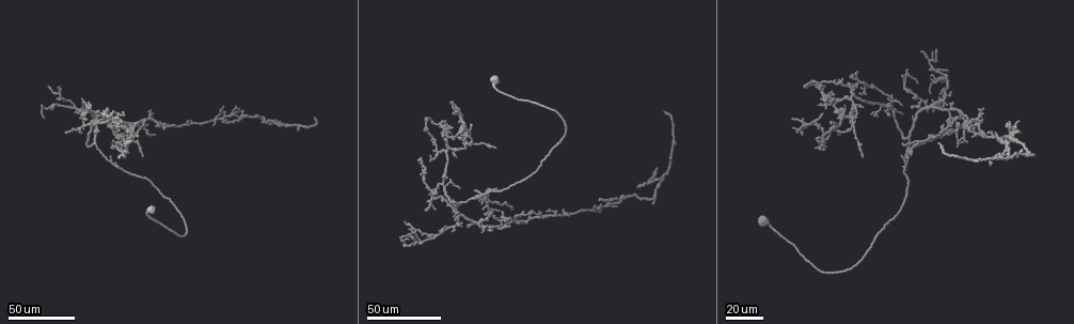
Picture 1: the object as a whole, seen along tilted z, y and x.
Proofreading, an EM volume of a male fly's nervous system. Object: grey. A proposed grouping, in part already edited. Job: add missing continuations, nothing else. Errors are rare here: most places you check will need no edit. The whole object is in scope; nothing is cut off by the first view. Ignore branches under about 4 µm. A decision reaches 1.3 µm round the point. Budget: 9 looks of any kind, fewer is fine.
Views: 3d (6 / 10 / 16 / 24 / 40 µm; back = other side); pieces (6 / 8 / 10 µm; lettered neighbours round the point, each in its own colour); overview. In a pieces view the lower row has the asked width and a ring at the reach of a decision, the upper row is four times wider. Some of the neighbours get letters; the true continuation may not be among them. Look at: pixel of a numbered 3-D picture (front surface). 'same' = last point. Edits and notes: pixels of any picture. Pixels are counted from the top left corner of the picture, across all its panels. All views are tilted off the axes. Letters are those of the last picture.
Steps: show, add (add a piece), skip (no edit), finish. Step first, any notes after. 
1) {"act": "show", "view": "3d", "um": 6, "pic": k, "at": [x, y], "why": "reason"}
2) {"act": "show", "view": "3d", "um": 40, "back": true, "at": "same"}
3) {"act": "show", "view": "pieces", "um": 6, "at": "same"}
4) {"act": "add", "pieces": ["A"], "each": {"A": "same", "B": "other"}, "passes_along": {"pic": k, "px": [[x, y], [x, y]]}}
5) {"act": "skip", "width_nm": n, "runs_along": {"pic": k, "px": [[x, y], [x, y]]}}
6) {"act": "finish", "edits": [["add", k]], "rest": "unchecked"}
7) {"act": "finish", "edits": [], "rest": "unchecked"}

{"act": "show", "view": "3d", "um": 24, "pic": 1, "at": [658, 167], "why": "free end"}

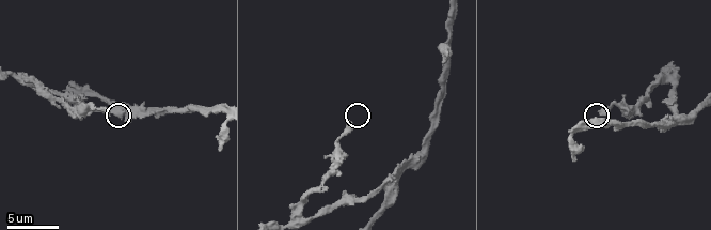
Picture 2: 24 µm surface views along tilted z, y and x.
{"act": "show", "view": "pieces", "um": 8, "pic": 2, "at": [602, 115]}

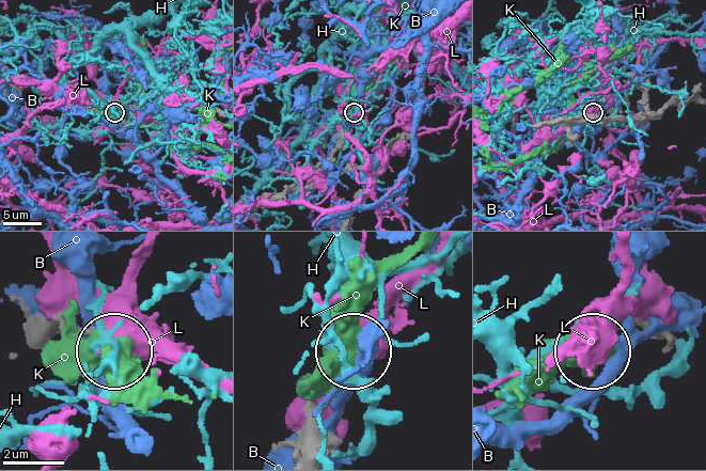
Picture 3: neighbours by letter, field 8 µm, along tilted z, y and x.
{"act": "skip", "width_nm": 270, "each": {"B": "other", "H": "other", "K": "other", "L": "other"}, "found": "none of them fits"}

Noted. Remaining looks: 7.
{"act": "show", "view": "3d", "um": 24, "pic": 1, "at": [223, 107], "why": "tapers out"}

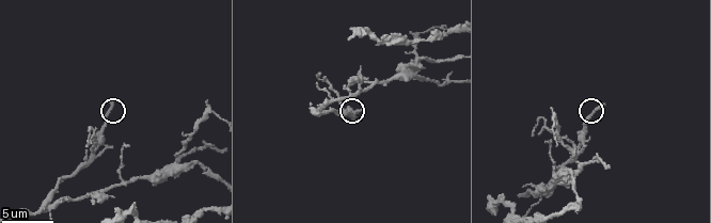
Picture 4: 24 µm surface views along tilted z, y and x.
{"act": "show", "view": "pieces", "um": 8, "pic": 4, "at": [603, 104]}

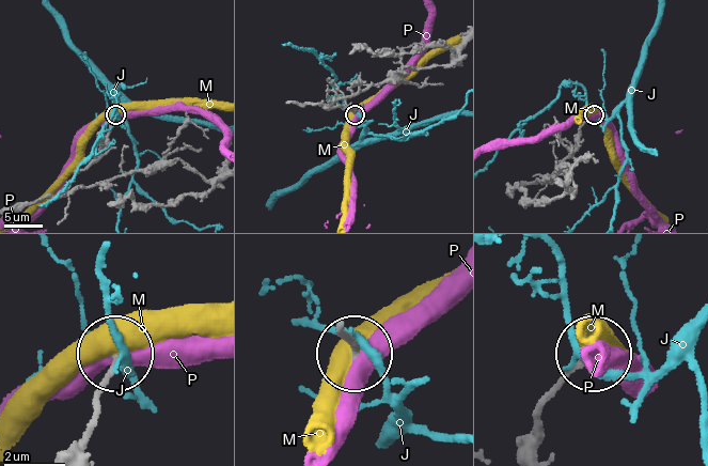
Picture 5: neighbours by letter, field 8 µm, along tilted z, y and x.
{"act": "skip", "width_nm": 170, "each": {"J": "other", "M": "other", "P": "other"}, "runs_along": {"pic": 5, "px": [[72, 454], [92, 423], [113, 358]]}, "found": "no lettered piece goes on from it"}

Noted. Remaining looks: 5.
{"act": "show", "view": "3d", "um": 24, "pic": 1, "at": [664, 110], "why": "end of a long branch"}

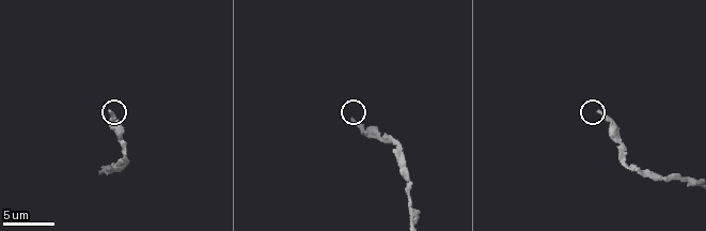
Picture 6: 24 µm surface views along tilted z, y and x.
{"act": "show", "view": "pieces", "um": 6, "pic": 6, "at": [600, 111], "why": "see the neighbours"}

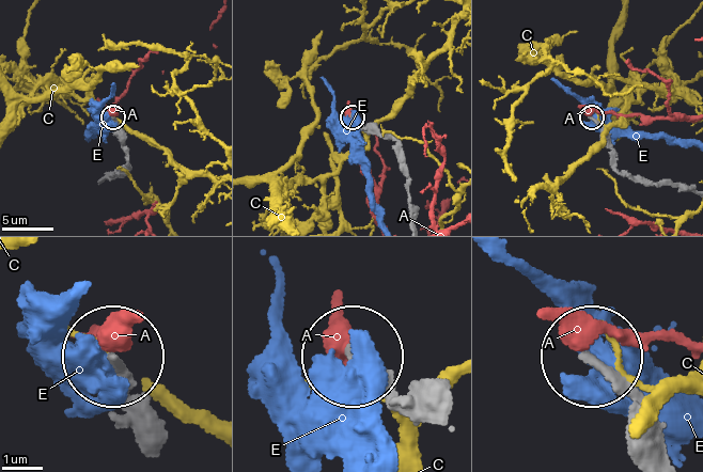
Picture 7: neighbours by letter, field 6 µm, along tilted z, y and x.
{"act": "skip", "width_nm": 190, "each": {"A": "other", "C": "other", "E": "other"}, "found": "none of them fits"}

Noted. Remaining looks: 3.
{"act": "show", "view": "3d", "um": 24, "pic": 1, "at": [452, 113], "why": "thin end"}

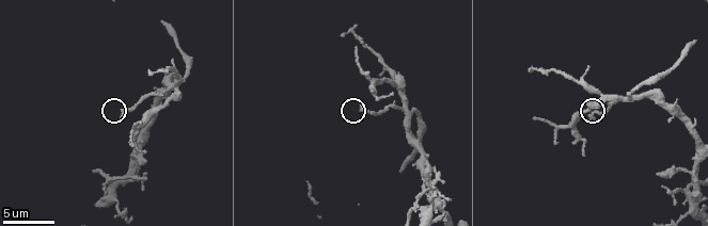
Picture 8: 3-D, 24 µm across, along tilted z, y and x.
{"act": "show", "view": "pieces", "um": 8, "pic": 8, "at": [361, 110], "why": "what lies round it"}

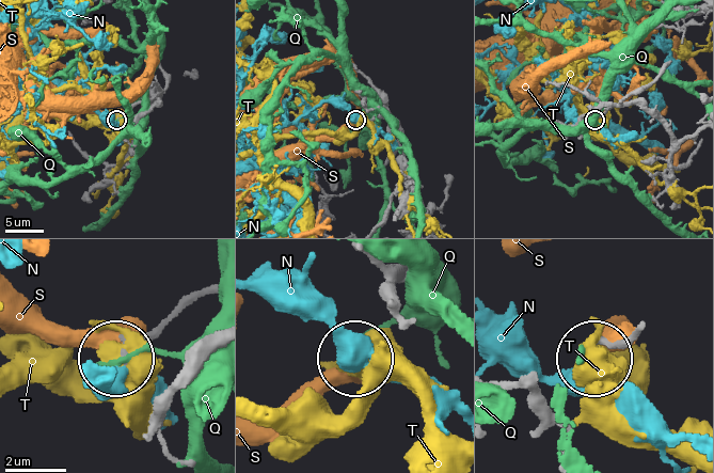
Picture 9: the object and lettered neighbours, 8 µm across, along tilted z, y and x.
{"act": "skip", "width_nm": 190, "each": {"N": "other", "Q": "other", "S": "other", "T": "other"}, "runs_along": {"pic": 9, "px": [[215, 290], [184, 301], [123, 355]]}, "found": "no lettered piece goes on from it"}

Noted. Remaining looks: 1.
{"act": "finish", "edits": [], "rest": "unchecked"}

